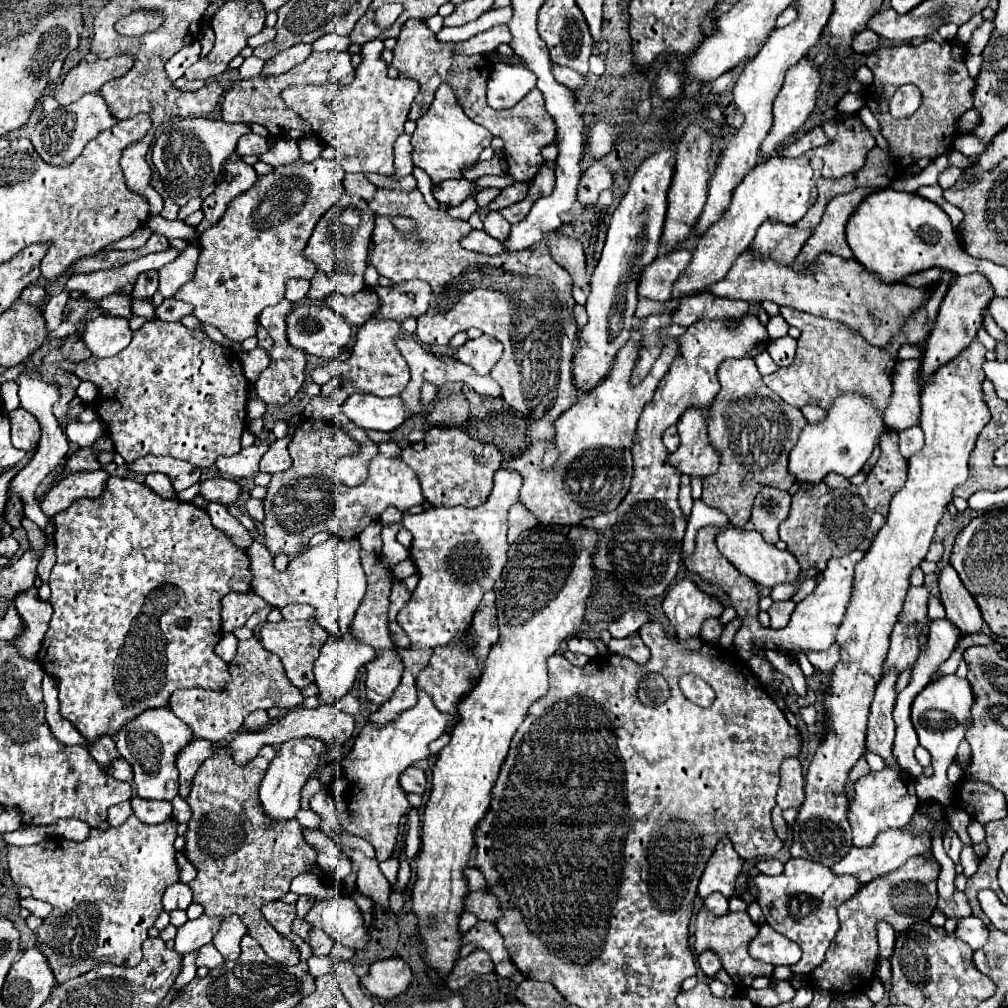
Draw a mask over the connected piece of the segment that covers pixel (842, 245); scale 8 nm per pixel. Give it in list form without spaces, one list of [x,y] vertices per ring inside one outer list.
[[[859,187],[849,193],[835,195],[827,205],[821,223],[813,229],[813,235],[807,239],[801,253],[793,261],[795,267],[803,267],[803,263],[811,263],[811,259],[815,259],[823,251],[831,251],[843,259],[851,259],[853,253],[845,239],[845,227],[847,227],[849,217],[859,207],[859,203],[873,191],[877,191],[877,189]]]

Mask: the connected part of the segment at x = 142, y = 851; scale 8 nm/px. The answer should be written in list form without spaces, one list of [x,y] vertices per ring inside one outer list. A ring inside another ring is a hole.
[[[131,815],[123,825],[119,827],[109,827],[107,831],[101,831],[101,829],[91,829],[89,837],[85,841],[69,841],[69,839],[63,839],[63,837],[47,837],[43,839],[41,843],[37,845],[27,845],[27,847],[9,847],[9,855],[7,855],[7,861],[9,861],[9,875],[11,879],[17,883],[17,885],[23,885],[23,887],[29,887],[33,891],[33,897],[35,899],[41,899],[41,901],[47,901],[53,905],[53,911],[43,919],[45,923],[37,929],[37,947],[47,953],[47,959],[51,963],[51,969],[55,973],[55,979],[57,983],[65,983],[67,979],[73,979],[75,975],[83,975],[85,971],[89,971],[91,967],[95,967],[99,961],[111,961],[115,965],[123,965],[123,967],[135,967],[141,959],[143,959],[143,951],[141,951],[141,943],[147,939],[147,929],[153,927],[157,915],[163,911],[163,905],[161,905],[161,895],[165,891],[165,887],[169,887],[171,883],[177,883],[179,881],[179,865],[177,865],[177,851],[173,847],[175,839],[177,839],[177,819],[167,819],[165,823],[159,823],[159,825],[147,825],[147,823],[141,823],[139,819],[135,819],[135,815]]]

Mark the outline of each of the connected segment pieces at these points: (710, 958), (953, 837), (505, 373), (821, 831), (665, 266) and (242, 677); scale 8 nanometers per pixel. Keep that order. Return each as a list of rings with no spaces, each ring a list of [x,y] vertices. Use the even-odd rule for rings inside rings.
[[[705,951],[705,953],[701,953],[699,957],[699,967],[703,969],[703,973],[707,975],[707,977],[715,977],[717,975],[717,971],[721,969],[721,961],[717,959],[717,955],[713,953],[713,951]]]
[[[949,829],[949,833],[943,837],[943,845],[947,855],[953,859],[955,865],[959,865],[959,853],[961,853],[961,841],[957,837],[957,833],[953,829]]]
[[[377,189],[369,201],[377,215],[373,229],[371,263],[381,277],[393,283],[407,279],[423,279],[431,285],[431,305],[425,315],[417,319],[417,337],[427,345],[447,345],[451,335],[471,327],[503,343],[503,359],[491,369],[491,377],[501,385],[503,399],[515,411],[527,411],[531,441],[547,441],[543,467],[553,469],[559,459],[555,447],[555,419],[577,401],[573,385],[573,339],[577,333],[571,297],[571,277],[553,261],[547,239],[523,249],[509,251],[497,257],[481,255],[461,247],[461,239],[471,225],[455,221],[443,209],[433,209],[425,203],[419,189],[409,193],[395,189]],[[391,215],[411,215],[419,225],[427,247],[417,247],[403,237],[391,223]],[[543,337],[543,343],[541,339]]]
[[[977,339],[963,349],[955,359],[935,369],[931,375],[931,381],[923,385],[921,389],[921,429],[925,433],[925,445],[921,451],[911,455],[909,459],[909,475],[903,489],[899,489],[891,499],[891,509],[885,525],[875,535],[869,551],[865,557],[855,565],[855,591],[851,597],[851,603],[847,607],[847,615],[837,631],[837,645],[841,647],[841,661],[837,663],[833,675],[831,675],[831,697],[825,699],[825,707],[829,713],[829,733],[825,741],[817,747],[817,753],[807,769],[807,787],[805,787],[805,803],[799,809],[797,821],[793,823],[793,845],[791,845],[791,857],[805,857],[815,859],[827,867],[833,867],[843,855],[849,853],[853,847],[851,843],[851,827],[847,823],[847,797],[843,795],[843,787],[849,775],[849,769],[855,765],[859,755],[865,749],[865,731],[867,731],[867,717],[869,717],[869,705],[875,693],[875,687],[881,677],[881,665],[887,655],[889,647],[889,635],[893,625],[897,623],[897,613],[903,607],[903,595],[909,587],[909,573],[913,567],[917,567],[931,545],[935,527],[939,519],[943,517],[945,505],[953,499],[953,487],[967,481],[969,475],[969,455],[975,447],[975,439],[979,437],[981,429],[989,423],[991,413],[987,403],[983,401],[983,389],[981,383],[985,379],[985,373],[981,369],[985,361],[987,349]]]
[[[679,249],[671,251],[671,255],[661,255],[643,271],[643,279],[639,281],[639,295],[647,299],[667,301],[673,295],[675,281],[685,273],[691,263],[691,251]]]
[[[251,637],[247,641],[239,641],[239,649],[231,665],[231,687],[227,691],[177,691],[175,697],[169,703],[169,709],[191,727],[193,735],[197,739],[207,739],[211,743],[229,743],[233,735],[241,731],[243,719],[259,709],[295,709],[303,703],[303,693],[299,687],[295,687],[283,669],[283,663],[279,655],[267,651],[261,645],[259,637]]]

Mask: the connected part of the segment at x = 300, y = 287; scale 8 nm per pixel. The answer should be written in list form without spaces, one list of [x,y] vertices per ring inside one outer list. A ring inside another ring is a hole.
[[[291,279],[291,283],[287,283],[287,293],[285,293],[285,297],[287,297],[291,303],[301,303],[301,301],[307,299],[309,287],[311,287],[311,283],[305,281],[305,279]]]

